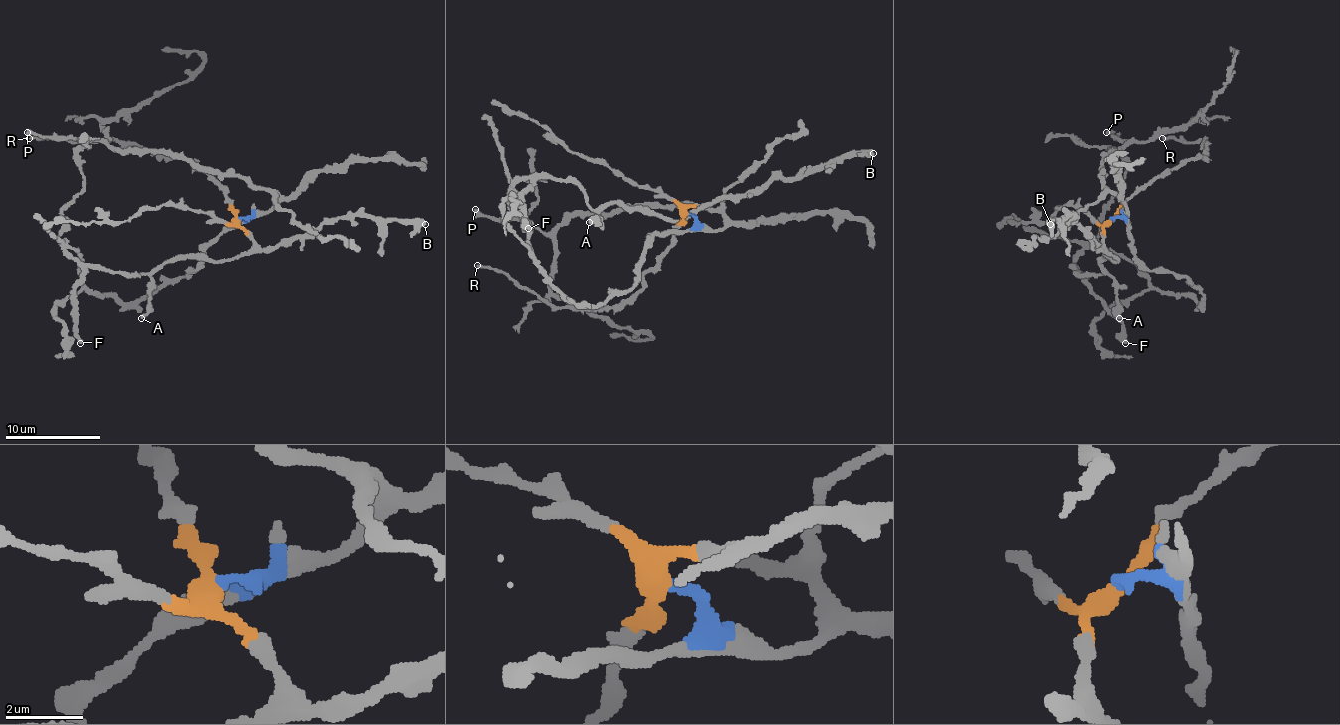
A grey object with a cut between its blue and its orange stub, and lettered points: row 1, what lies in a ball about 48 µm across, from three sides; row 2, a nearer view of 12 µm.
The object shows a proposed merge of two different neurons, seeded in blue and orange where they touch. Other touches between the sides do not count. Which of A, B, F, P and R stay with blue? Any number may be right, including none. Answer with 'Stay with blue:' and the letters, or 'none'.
Stay with blue: P

